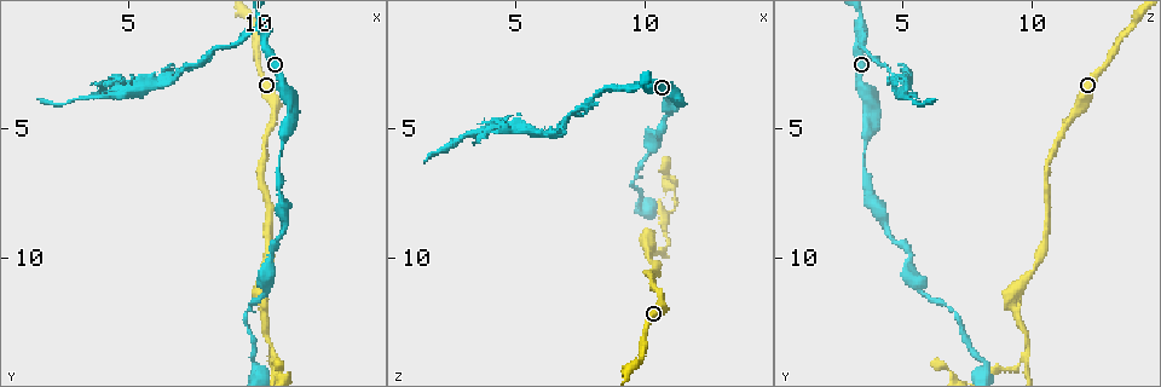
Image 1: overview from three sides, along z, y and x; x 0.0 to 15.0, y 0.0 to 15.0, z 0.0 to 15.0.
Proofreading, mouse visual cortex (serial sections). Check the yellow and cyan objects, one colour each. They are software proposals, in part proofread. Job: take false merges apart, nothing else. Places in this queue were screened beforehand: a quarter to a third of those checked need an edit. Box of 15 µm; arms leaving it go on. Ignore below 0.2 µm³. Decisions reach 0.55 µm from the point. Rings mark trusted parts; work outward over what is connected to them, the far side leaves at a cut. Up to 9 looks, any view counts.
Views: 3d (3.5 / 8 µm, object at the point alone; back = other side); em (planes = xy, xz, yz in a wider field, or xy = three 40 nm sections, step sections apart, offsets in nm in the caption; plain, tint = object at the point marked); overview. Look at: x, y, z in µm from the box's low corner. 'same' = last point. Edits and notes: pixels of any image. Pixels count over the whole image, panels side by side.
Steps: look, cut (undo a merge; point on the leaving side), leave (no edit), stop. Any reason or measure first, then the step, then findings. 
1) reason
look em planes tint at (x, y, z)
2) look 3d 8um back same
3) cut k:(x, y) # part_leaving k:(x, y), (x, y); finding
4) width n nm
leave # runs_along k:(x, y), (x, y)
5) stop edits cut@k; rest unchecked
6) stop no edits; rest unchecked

calibre changes
look 3d 3.5um at (10.4, 11.8, 9.3)

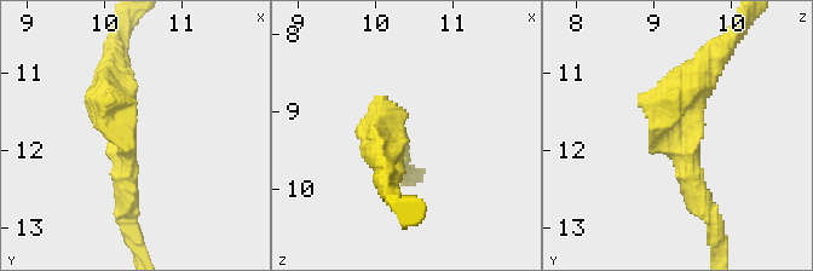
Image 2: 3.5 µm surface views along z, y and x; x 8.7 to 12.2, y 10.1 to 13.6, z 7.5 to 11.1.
leave # runs_along 2:(113, 63), (127, 208); one cell here

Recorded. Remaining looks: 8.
three arms meet
look 3d 3.5um at (10.7, 14.0, 9.7)

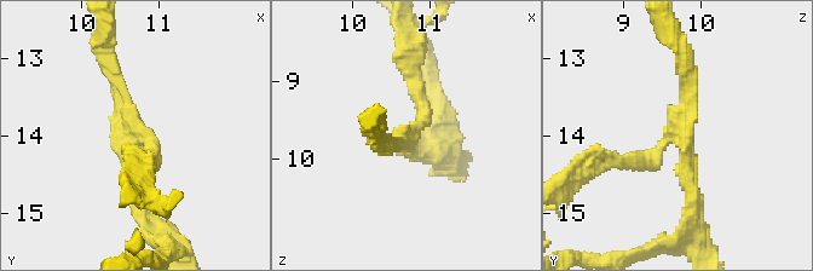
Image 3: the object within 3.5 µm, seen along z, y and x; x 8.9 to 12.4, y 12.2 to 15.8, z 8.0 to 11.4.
look em xy step 3 tint at (10.75, 13.95, 9.65)

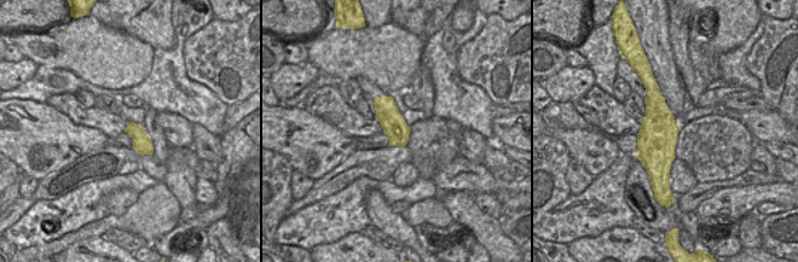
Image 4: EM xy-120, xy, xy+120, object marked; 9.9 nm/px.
cut it another way
look em xy step 1 tint same

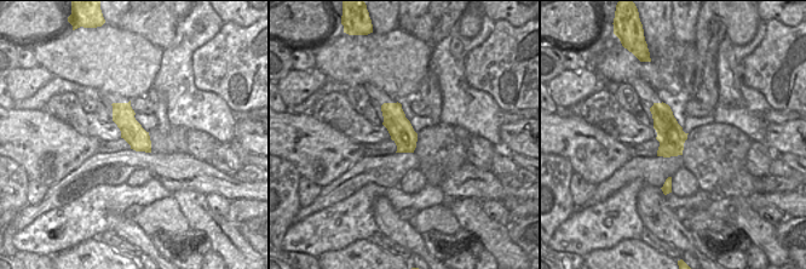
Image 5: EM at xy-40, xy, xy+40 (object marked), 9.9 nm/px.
cut 3:(414, 93) # part_leaving 3:(408, 136), (424, 122), (415, 48); two cells meet here

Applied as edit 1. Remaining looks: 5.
see it whole again
look overview

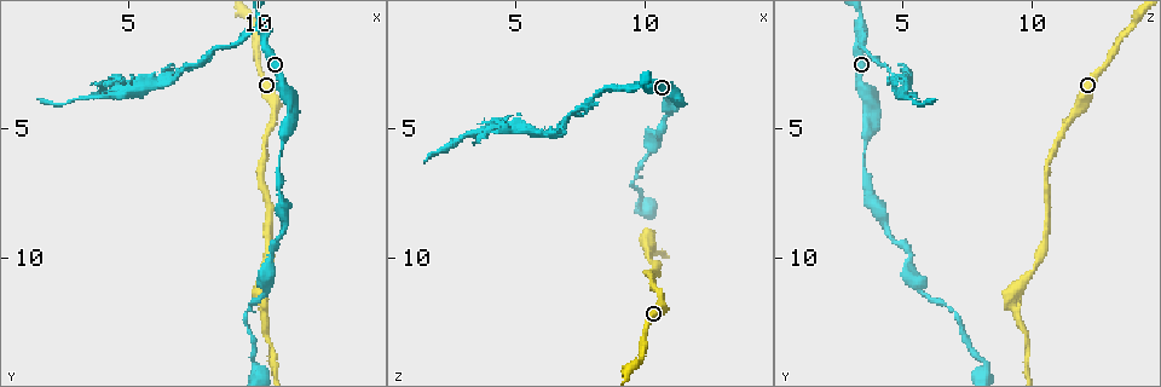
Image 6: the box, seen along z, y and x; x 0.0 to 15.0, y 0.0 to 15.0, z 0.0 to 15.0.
a fork
look 3d 3.5um back at (10.2, 1.0, 3.4)

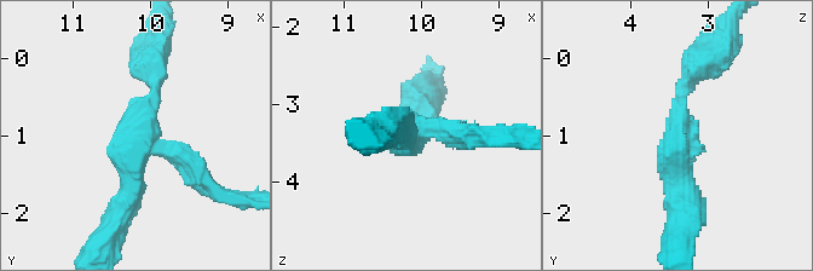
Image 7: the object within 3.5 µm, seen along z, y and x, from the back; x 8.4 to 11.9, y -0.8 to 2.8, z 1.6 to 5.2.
arms 3; arm_widths 200, 200, 350 nm
look em planes tint at (10.15, 1.10, 3.45)

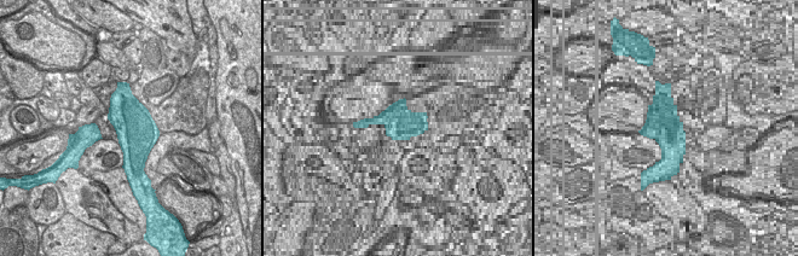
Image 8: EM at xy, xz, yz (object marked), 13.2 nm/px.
width 550 nm
cut 7:(192, 160) # part_leaving 7:(154, 149), (213, 194), (243, 197); a second cell is stuck on

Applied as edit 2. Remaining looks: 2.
stop edits cut@3, cut@7; rest unchecked

